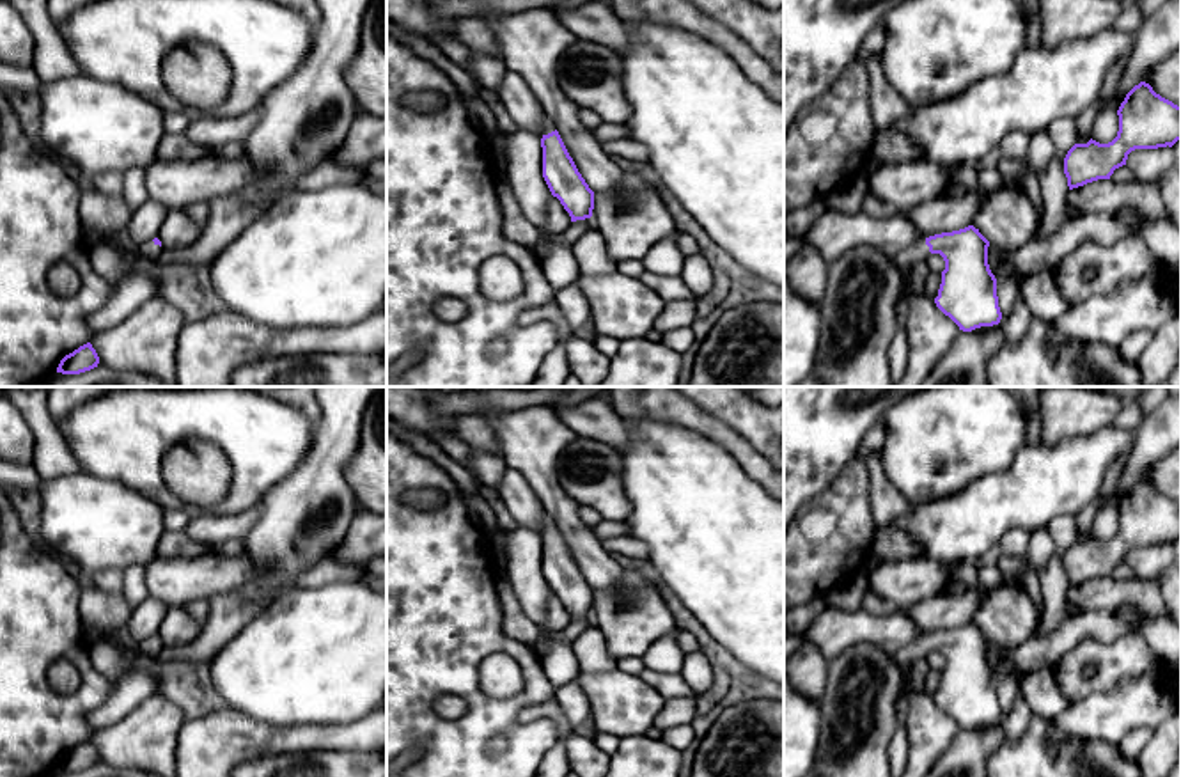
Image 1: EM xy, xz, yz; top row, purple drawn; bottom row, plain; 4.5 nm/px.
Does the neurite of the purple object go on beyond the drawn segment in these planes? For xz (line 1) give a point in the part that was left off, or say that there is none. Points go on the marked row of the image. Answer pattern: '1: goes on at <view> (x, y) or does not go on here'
1: goes on at xz (548, 126)

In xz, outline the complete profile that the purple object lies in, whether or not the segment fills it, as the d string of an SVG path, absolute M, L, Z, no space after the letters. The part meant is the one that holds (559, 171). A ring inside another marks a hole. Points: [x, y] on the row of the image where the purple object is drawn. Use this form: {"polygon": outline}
{"polygon": "M546 114L543 133L543 177L551 195L560 200L569 213L571 222L590 218L594 209L594 192L578 172L559 131Z"}

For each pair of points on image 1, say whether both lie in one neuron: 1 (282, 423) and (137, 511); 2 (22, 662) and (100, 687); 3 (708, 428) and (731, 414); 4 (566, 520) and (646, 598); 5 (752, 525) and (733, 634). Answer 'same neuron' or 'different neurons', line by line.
1: different neurons
2: same neuron
3: different neurons
4: different neurons
5: same neuron

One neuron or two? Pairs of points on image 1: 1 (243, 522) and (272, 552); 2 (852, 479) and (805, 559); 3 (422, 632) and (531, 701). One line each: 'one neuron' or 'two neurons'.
1: two neurons
2: one neuron
3: one neuron

